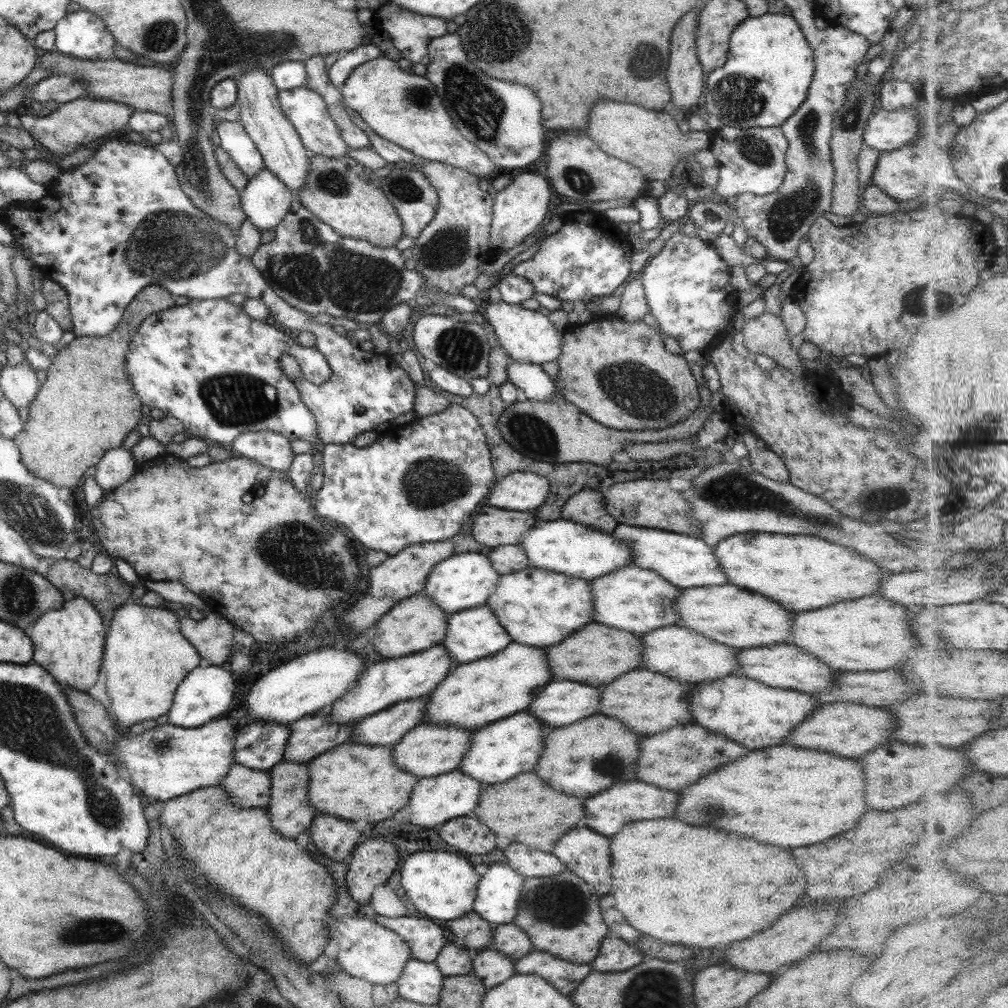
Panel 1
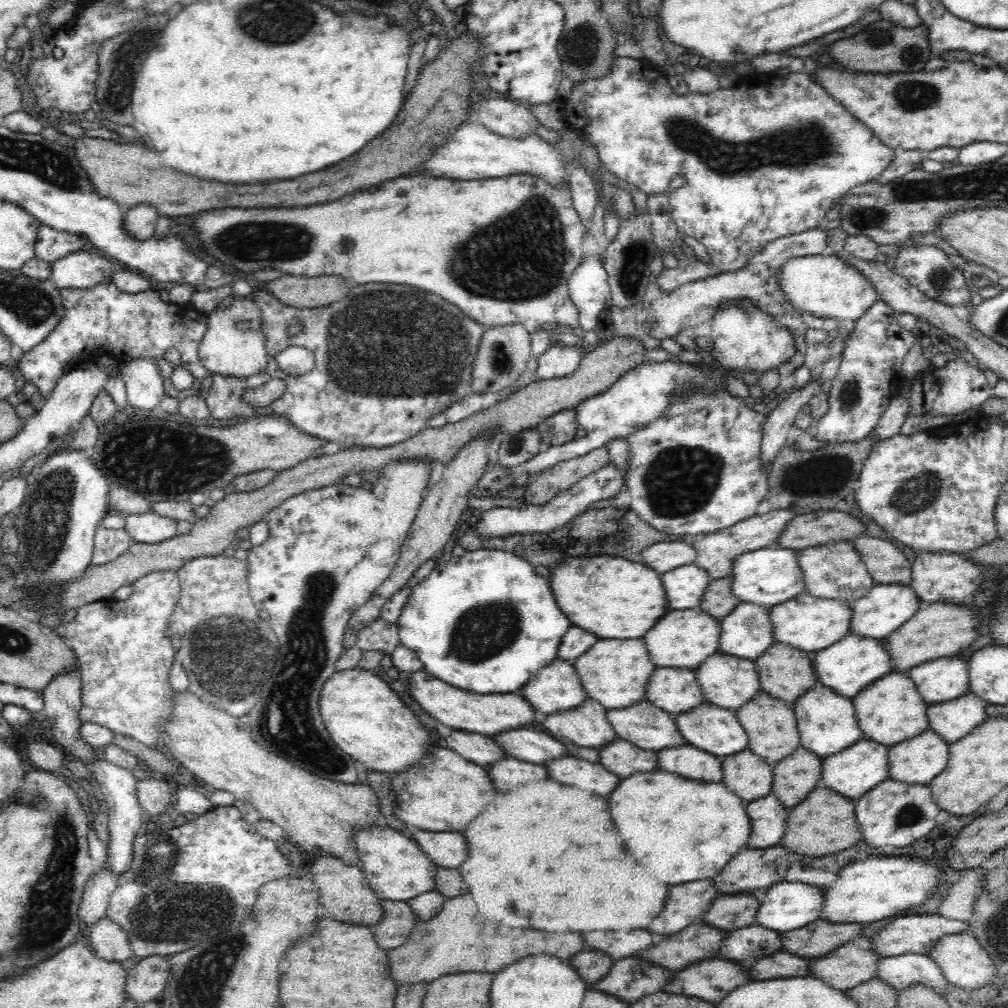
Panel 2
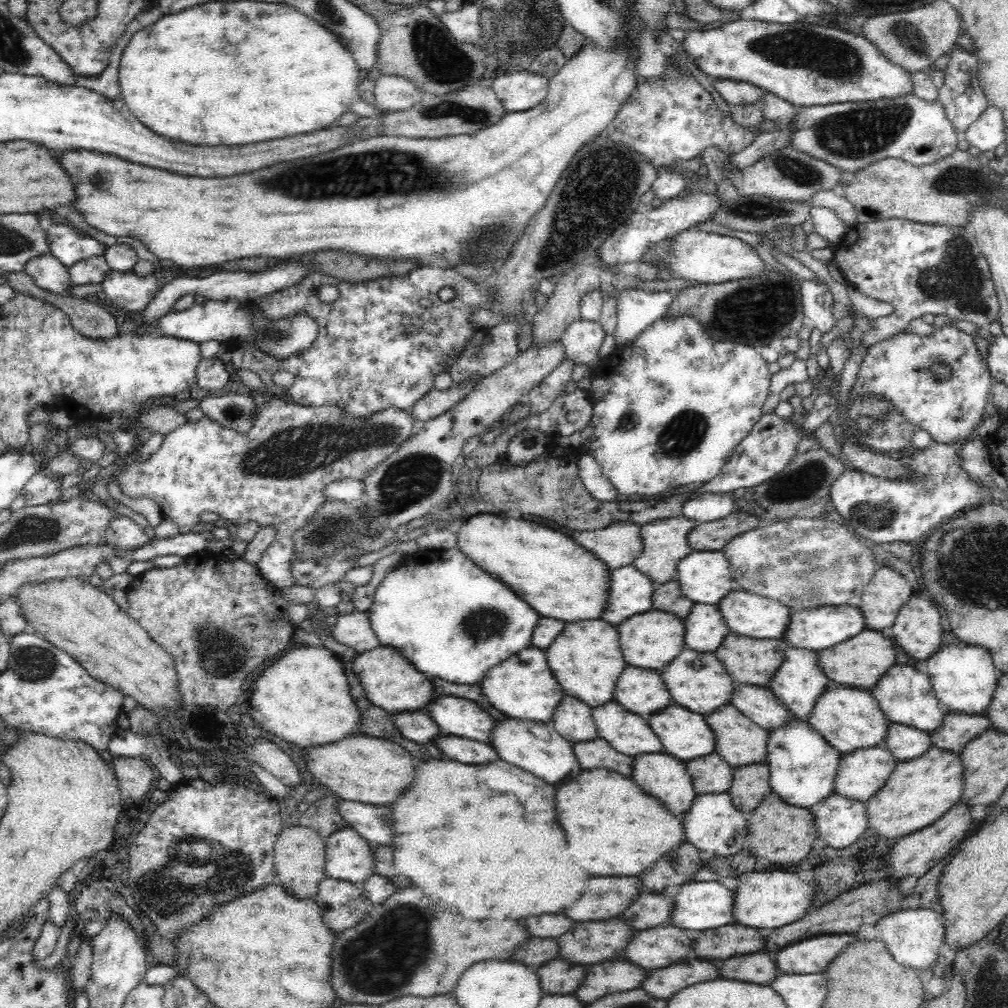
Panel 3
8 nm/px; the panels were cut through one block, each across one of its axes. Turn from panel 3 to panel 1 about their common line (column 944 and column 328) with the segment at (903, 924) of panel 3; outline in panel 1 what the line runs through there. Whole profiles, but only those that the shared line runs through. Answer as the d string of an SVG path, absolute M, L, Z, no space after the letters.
M355 914L331 917L327 929L329 942L338 943L339 952L336 958L341 970L354 978L361 978L375 985L396 983L406 963L413 958L408 943L401 936L368 918Z

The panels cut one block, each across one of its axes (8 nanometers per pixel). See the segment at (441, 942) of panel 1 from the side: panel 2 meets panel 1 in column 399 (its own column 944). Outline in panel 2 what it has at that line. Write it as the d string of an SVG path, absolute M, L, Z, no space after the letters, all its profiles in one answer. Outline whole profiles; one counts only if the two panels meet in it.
M937 913L923 915L896 916L896 919L881 928L872 938L871 950L874 954L882 957L890 957L901 954L928 954L932 947L943 936L949 934L966 933L967 921L950 920Z

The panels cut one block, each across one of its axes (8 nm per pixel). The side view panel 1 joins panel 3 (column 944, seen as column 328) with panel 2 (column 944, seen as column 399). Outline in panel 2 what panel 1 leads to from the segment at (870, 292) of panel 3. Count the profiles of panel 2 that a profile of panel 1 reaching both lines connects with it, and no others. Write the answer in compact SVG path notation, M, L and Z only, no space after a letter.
M914 244L901 247L892 257L890 267L896 274L904 277L912 286L924 293L924 296L936 302L953 307L959 304L968 305L972 300L972 291L975 288L968 288L964 272L956 264L948 261L946 252L936 246Z

